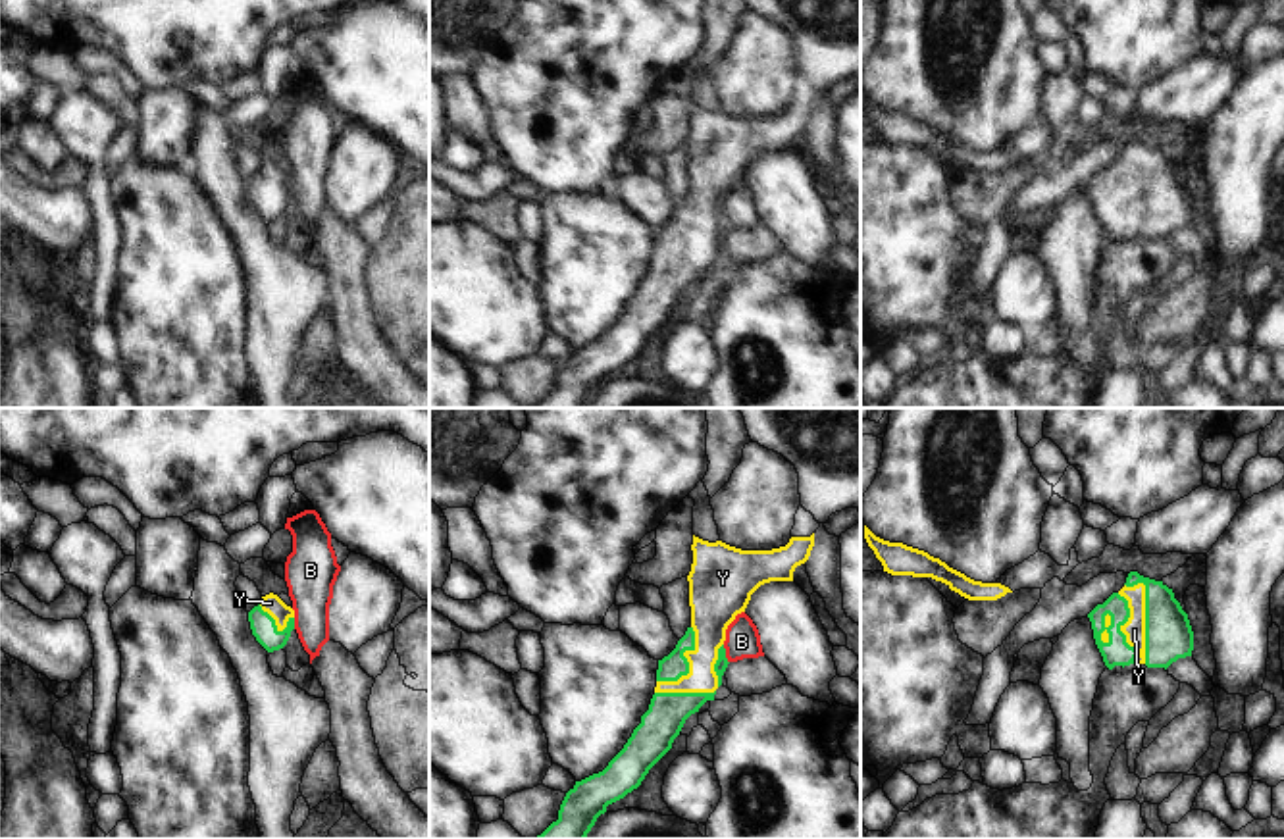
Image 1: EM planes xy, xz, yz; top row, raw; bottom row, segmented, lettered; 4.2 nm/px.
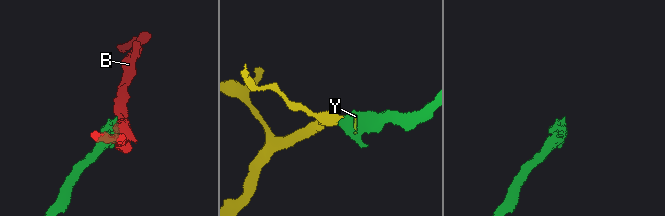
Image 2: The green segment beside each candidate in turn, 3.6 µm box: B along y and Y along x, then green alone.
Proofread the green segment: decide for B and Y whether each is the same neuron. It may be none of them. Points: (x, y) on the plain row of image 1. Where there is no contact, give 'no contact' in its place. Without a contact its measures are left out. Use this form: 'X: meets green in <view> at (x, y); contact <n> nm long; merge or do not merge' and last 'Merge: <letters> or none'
B: meets green in xz at (724, 224); contact 80 nm long; do not merge
Y: meets green in yz at (1146, 183); contact 340 nm long; merge
Merge: Y

